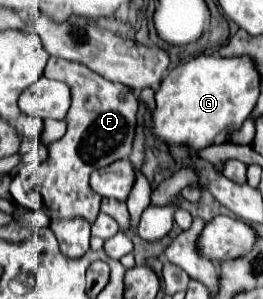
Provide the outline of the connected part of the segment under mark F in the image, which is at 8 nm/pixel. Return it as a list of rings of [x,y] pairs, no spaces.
[[[59,57],[49,59],[45,77],[67,83],[73,101],[65,115],[67,133],[65,137],[49,145],[49,157],[41,165],[43,211],[51,219],[81,217],[93,223],[99,213],[101,197],[97,197],[97,193],[93,193],[93,189],[89,187],[89,175],[99,167],[107,167],[113,161],[129,157],[135,137],[137,99],[127,85],[107,81],[85,65]]]

